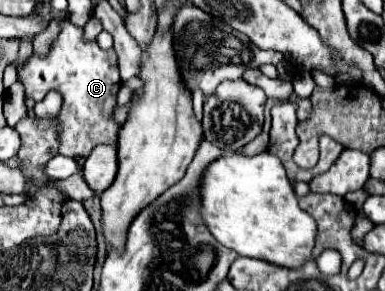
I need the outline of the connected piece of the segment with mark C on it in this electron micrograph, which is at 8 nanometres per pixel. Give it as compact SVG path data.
M67 19L61 23L61 33L53 43L49 55L31 57L25 69L19 71L19 79L25 85L25 93L35 101L41 101L49 91L63 95L58 119L60 122L59 153L73 159L85 159L95 145L117 145L119 125L115 125L113 111L117 105L117 93L121 77L117 69L117 55L113 49L101 49L97 41L83 41L83 29L75 27Z

